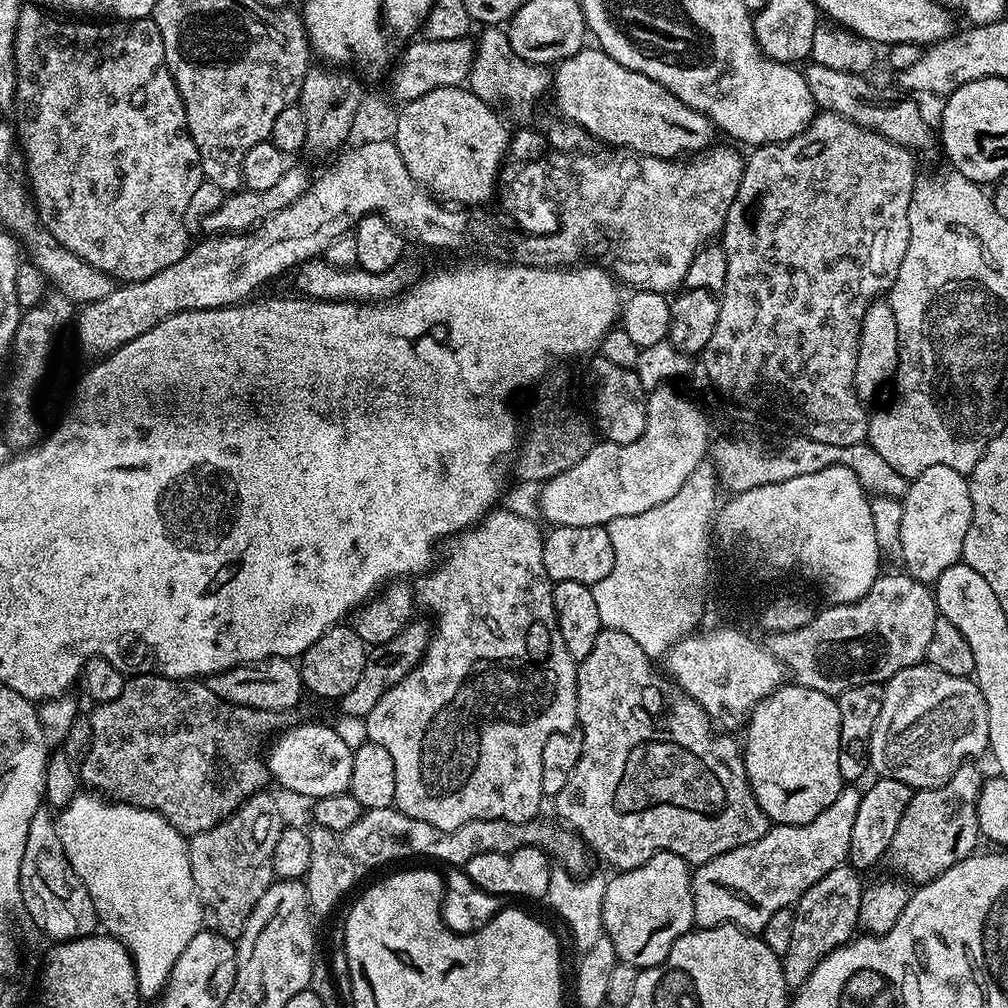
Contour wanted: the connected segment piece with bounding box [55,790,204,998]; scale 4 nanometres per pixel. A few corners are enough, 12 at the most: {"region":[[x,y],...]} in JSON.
{"region":[[84,790],[55,817],[99,927],[164,991],[204,928],[188,840]]}

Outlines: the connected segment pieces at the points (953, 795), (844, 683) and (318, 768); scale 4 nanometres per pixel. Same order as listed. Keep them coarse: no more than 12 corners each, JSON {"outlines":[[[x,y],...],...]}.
{"outlines":[[[969,762],[913,791],[888,847],[893,873],[919,886],[977,851]],[[881,574],[770,651],[795,683],[837,697],[928,655],[929,585]],[[324,724],[285,727],[268,775],[313,801],[350,786],[353,745]]]}

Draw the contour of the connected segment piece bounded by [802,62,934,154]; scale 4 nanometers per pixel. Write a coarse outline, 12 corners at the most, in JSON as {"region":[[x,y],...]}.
{"region":[[813,62],[802,73],[817,109],[926,151],[925,113],[887,100],[867,75]]}

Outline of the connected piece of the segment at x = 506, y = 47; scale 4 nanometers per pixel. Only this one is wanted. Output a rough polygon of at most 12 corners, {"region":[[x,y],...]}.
{"region":[[488,26],[466,81],[482,102],[528,112],[550,88],[545,65]]}

